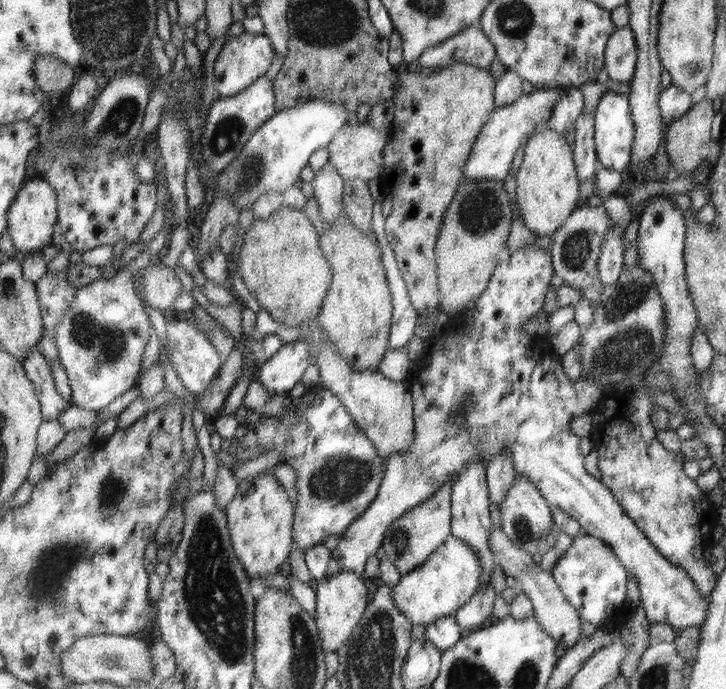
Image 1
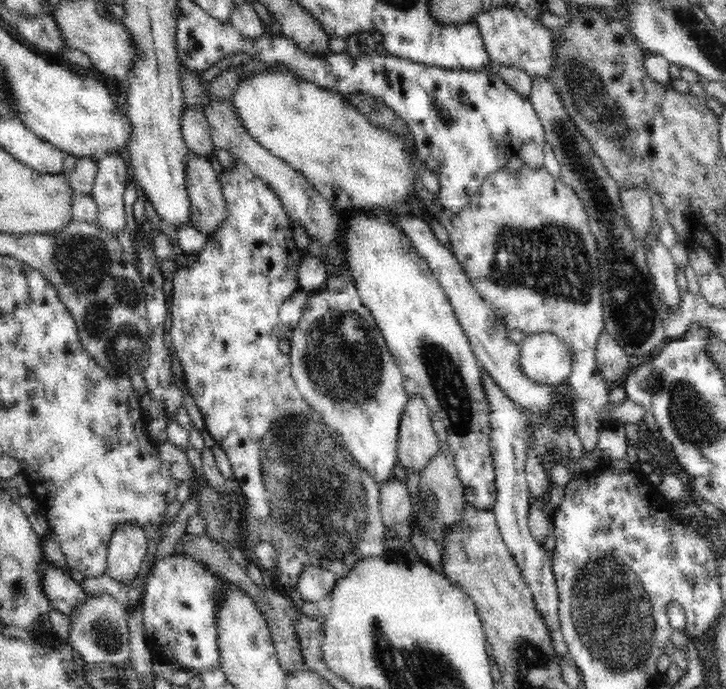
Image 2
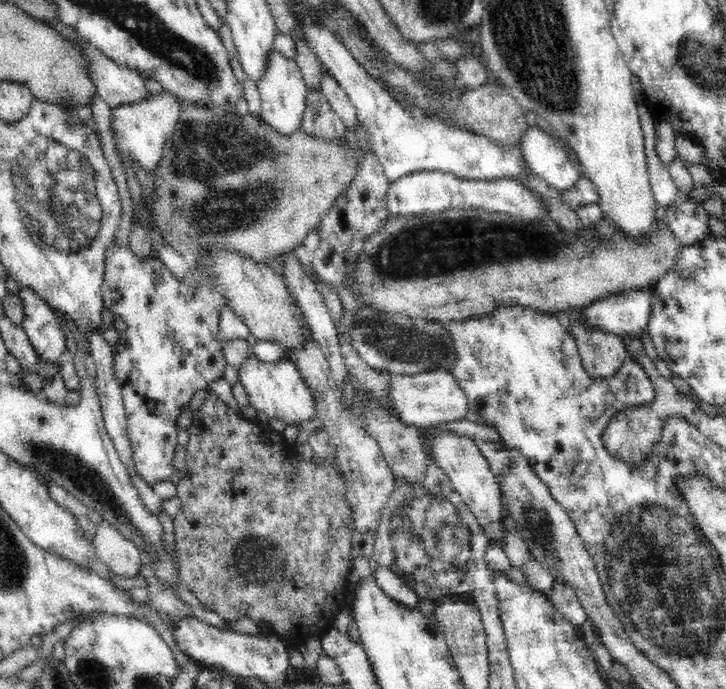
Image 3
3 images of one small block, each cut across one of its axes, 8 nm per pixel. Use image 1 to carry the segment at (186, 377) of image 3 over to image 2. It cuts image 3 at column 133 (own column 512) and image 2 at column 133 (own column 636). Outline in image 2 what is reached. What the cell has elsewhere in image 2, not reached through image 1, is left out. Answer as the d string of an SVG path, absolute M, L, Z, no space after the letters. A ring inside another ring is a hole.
M118 523L107 548L107 573L112 580L132 584L146 558L146 535L140 523Z

